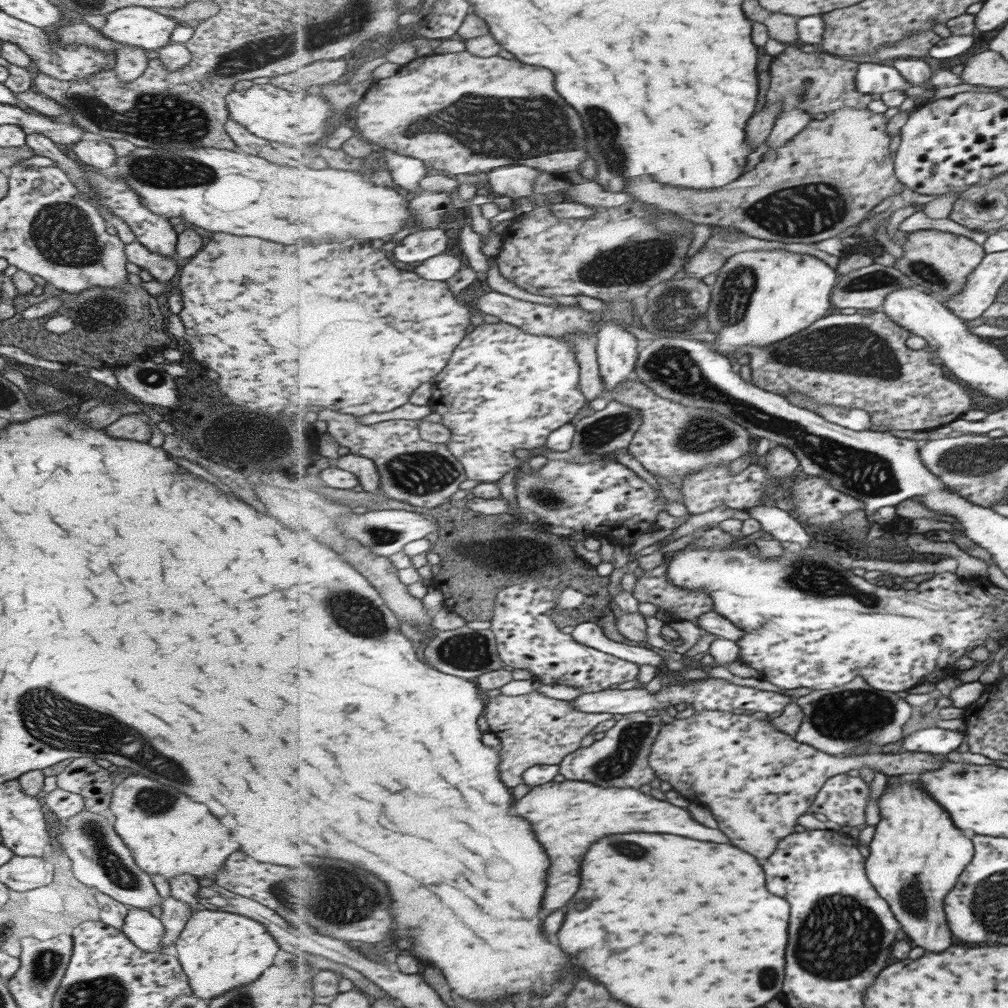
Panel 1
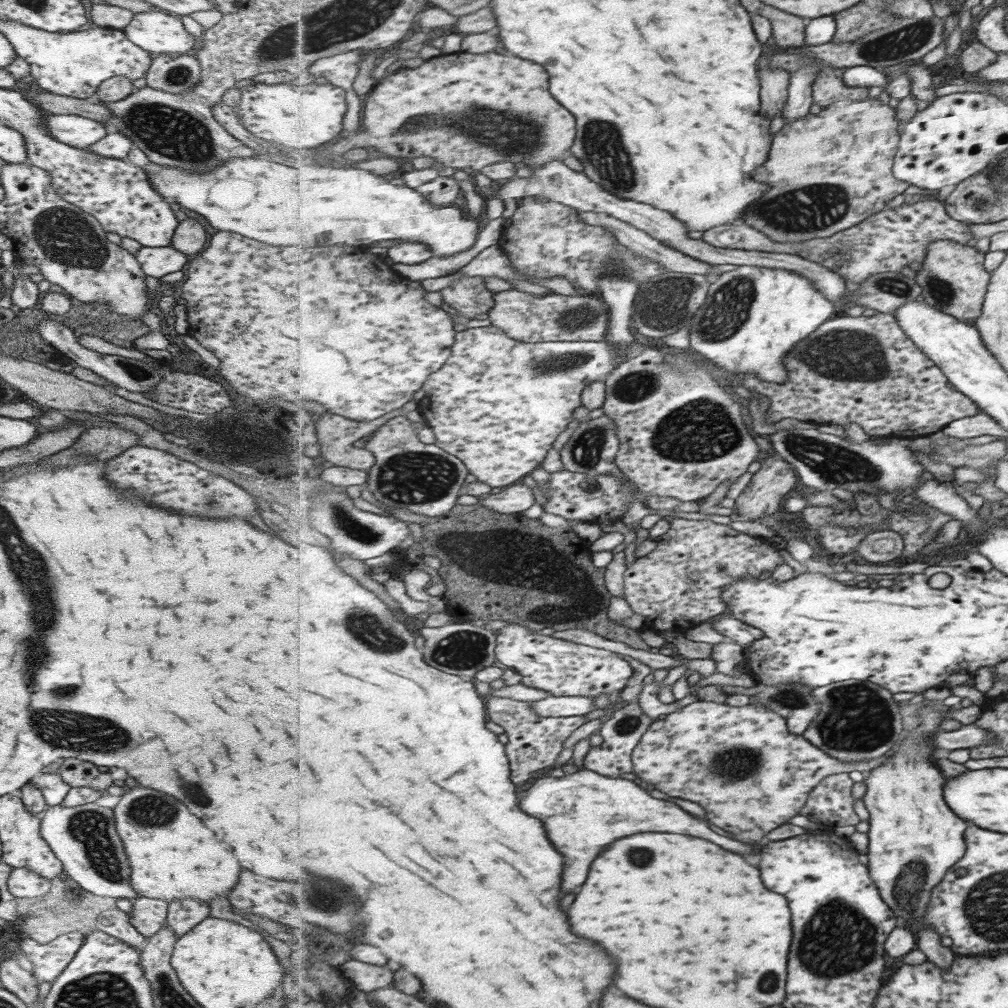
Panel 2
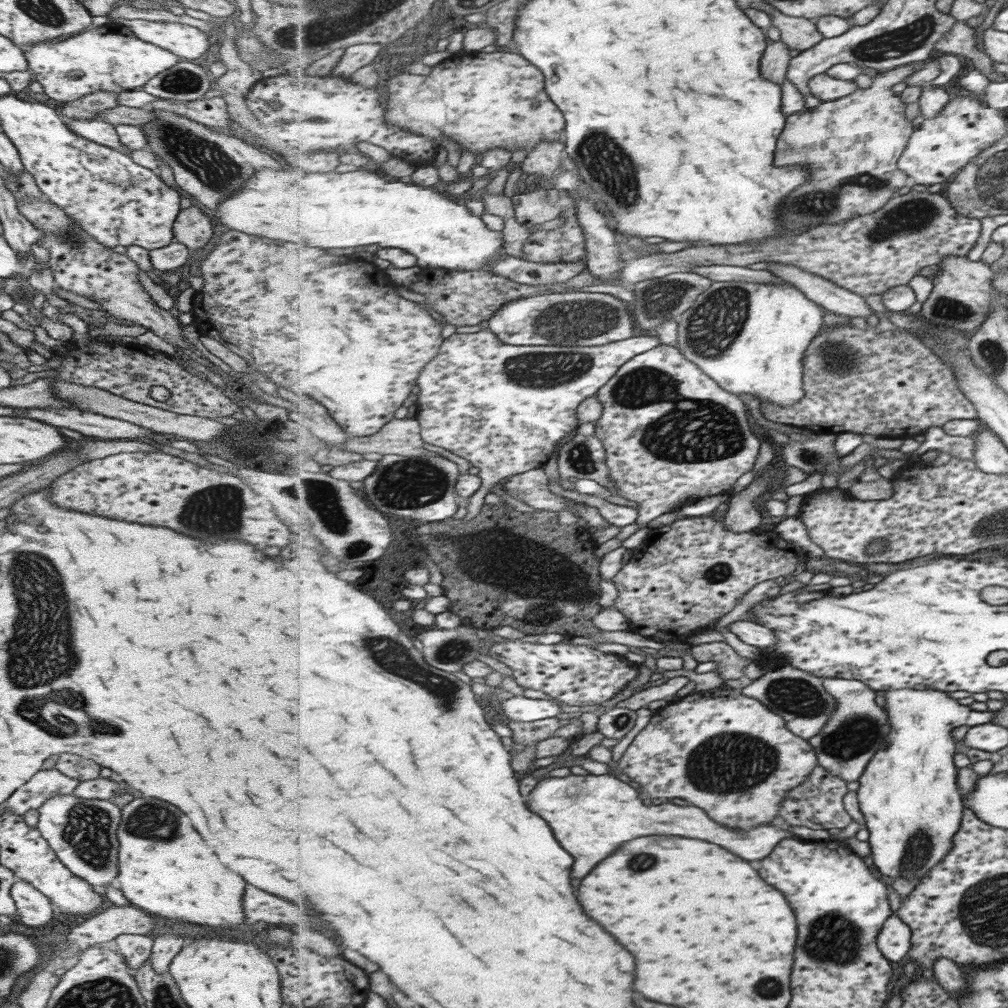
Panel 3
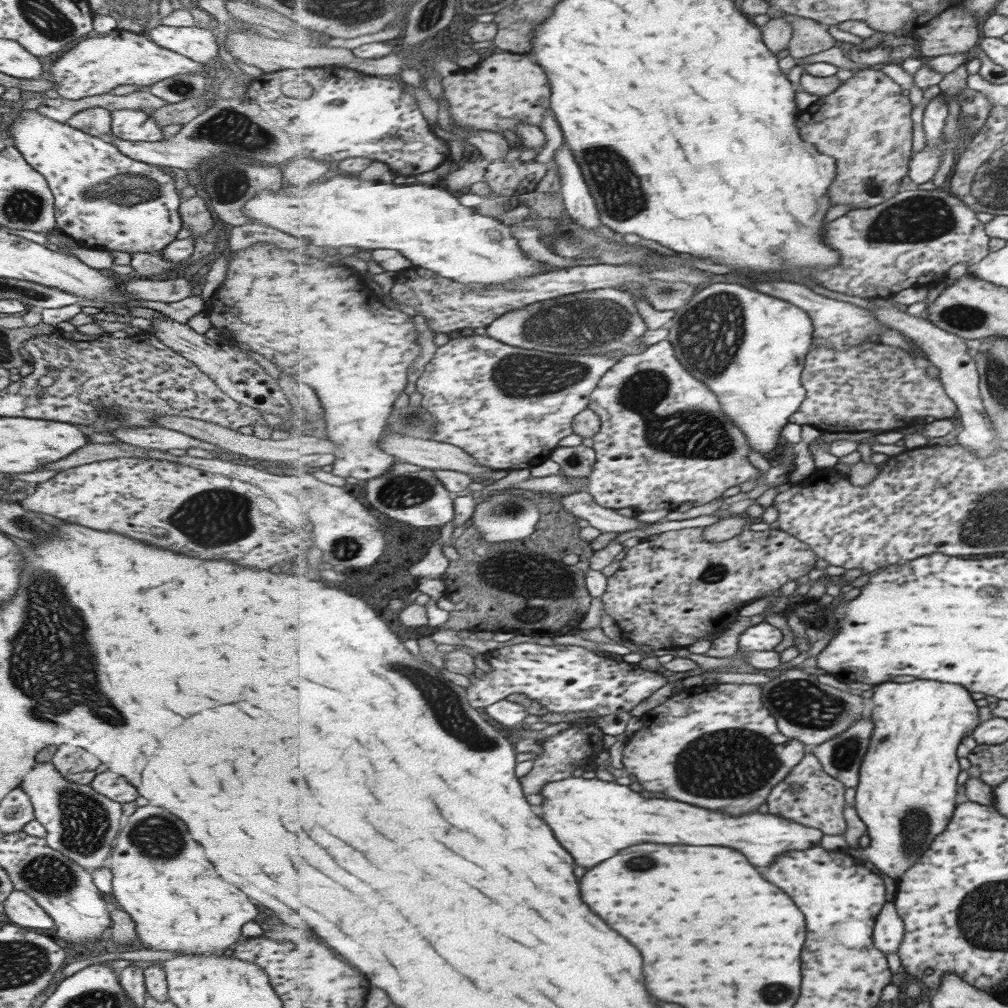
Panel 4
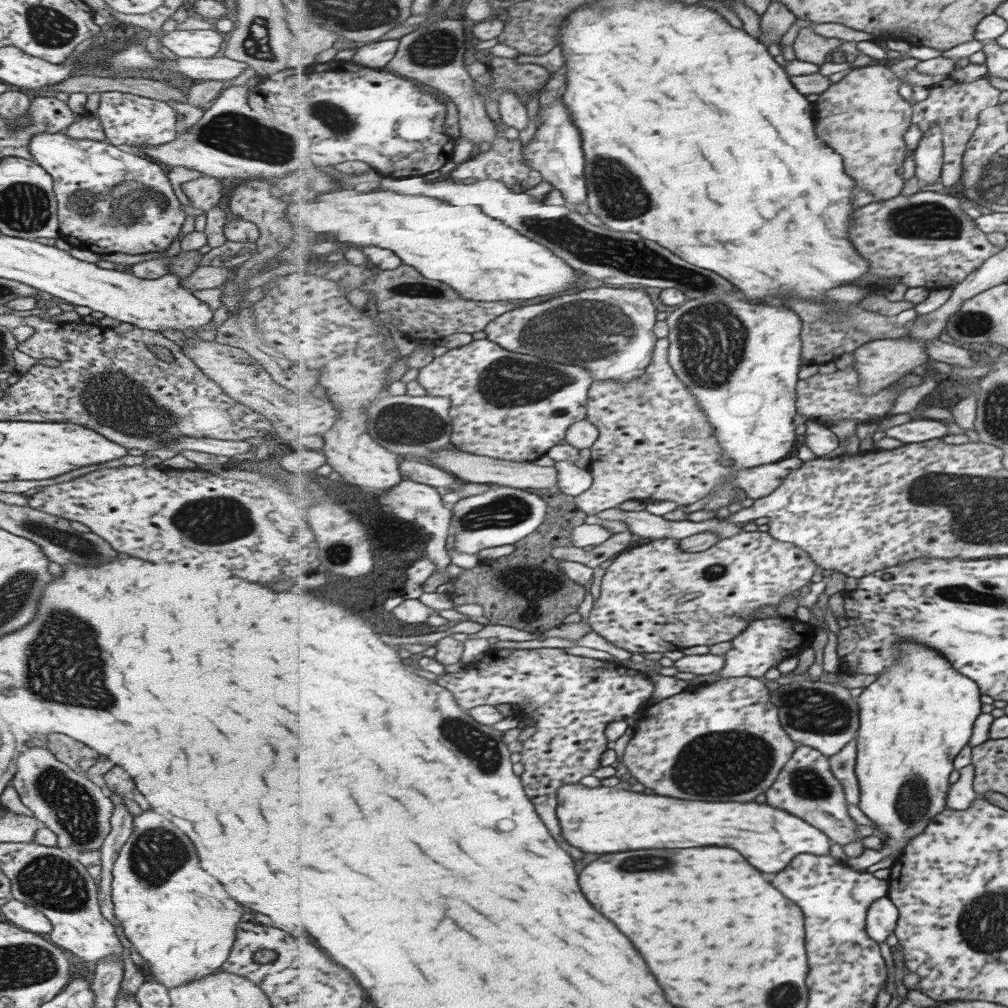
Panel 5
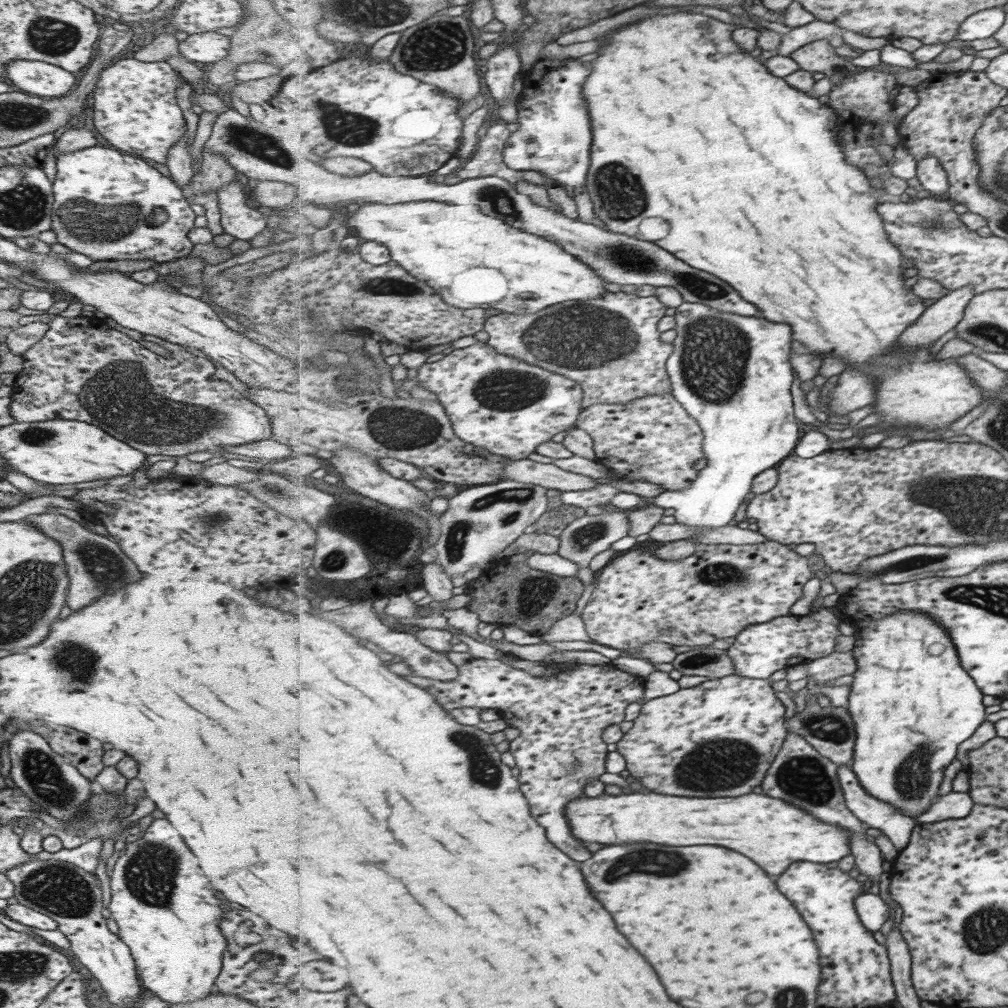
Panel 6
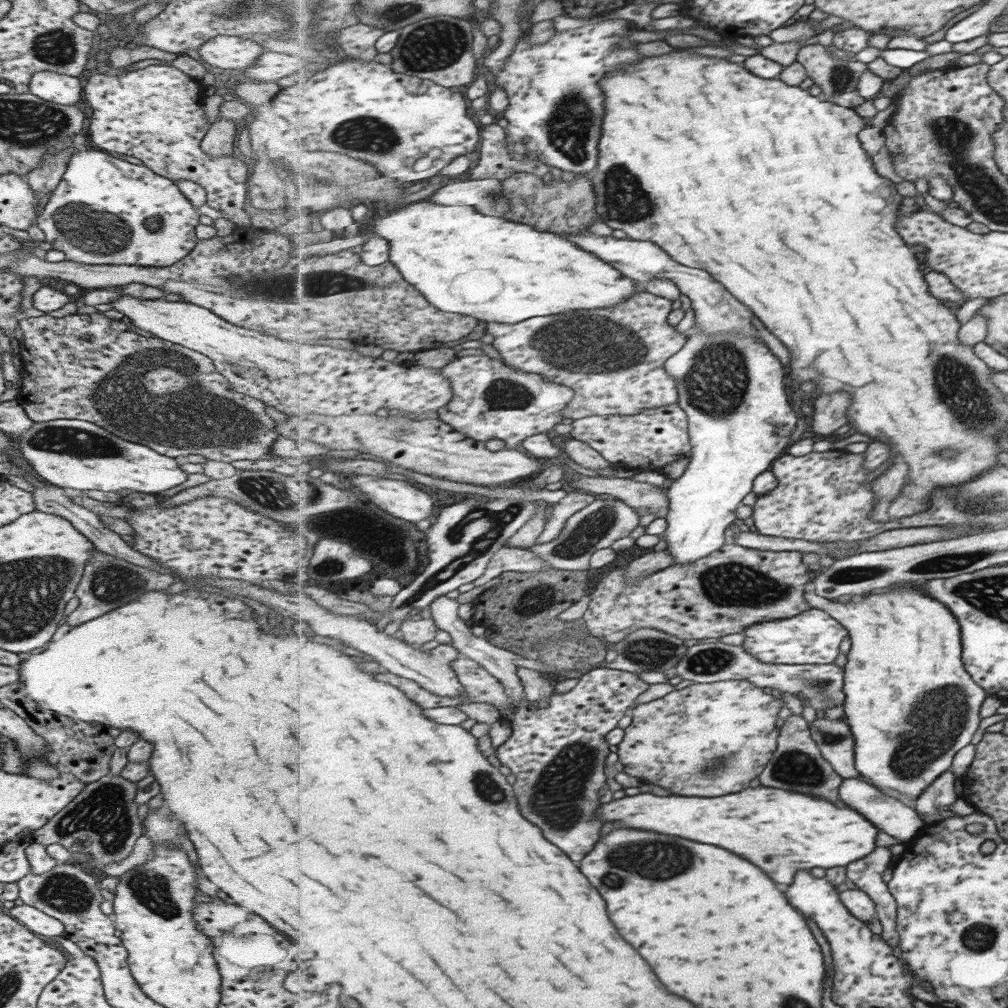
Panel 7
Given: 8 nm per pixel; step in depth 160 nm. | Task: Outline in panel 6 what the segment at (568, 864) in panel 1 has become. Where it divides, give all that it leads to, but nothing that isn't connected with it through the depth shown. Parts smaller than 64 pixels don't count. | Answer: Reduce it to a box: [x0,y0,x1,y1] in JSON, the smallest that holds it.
[567,794,852,874]

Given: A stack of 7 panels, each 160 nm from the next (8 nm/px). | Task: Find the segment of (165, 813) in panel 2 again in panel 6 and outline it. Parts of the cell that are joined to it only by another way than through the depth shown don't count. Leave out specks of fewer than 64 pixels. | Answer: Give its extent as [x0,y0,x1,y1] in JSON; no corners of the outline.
[107,818,227,1006]

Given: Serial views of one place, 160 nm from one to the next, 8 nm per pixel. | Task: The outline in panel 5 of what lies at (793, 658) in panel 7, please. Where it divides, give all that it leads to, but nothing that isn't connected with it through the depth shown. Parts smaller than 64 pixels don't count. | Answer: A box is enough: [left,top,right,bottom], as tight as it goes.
[720,618,816,678]

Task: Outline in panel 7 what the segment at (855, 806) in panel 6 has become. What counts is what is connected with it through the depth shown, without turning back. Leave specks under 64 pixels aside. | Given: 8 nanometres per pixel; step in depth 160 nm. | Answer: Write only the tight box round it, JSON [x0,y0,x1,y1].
[841,778,925,844]

